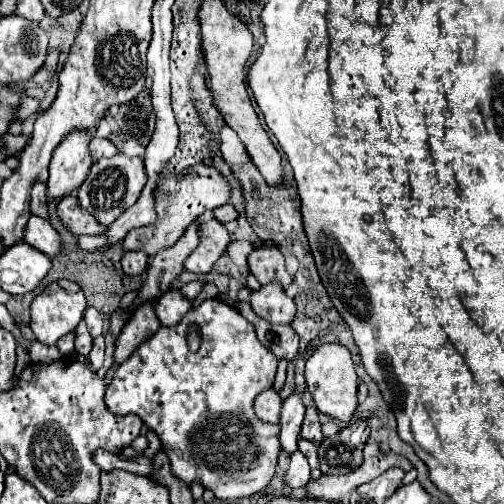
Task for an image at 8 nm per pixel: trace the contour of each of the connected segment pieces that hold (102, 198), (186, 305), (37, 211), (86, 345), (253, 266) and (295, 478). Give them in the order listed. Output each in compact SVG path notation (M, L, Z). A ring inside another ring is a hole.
M119 153L111 159L93 163L91 173L79 187L77 197L79 197L81 207L89 211L93 217L97 217L101 225L111 225L111 221L115 221L119 213L123 213L123 209L131 207L139 199L145 183L147 183L147 173L145 173L141 157L127 157Z
M169 289L167 293L163 293L157 299L155 315L159 317L159 323L163 327L173 327L183 319L183 315L189 309L191 309L191 303L181 295L181 291L179 289Z
M35 183L31 191L31 213L43 219L49 219L49 209L47 209L47 185Z
M81 321L81 325L75 329L75 333L77 333L77 337L75 337L75 351L79 353L79 355L89 355L89 351L91 351L91 345L93 345L93 339L91 339L91 335L87 333L87 327L85 327L85 323Z
M273 245L255 247L249 253L249 269L261 285L267 285L269 281L279 281L283 287L289 287L293 279L285 267L285 255Z
M297 451L291 455L291 463L289 463L289 469L285 473L285 483L291 489L299 489L307 481L309 481L309 465L307 465L307 459Z

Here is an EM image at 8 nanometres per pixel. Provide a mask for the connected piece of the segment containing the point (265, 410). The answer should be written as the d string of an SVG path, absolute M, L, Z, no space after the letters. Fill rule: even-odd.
M273 389L263 391L261 395L257 395L257 399L255 399L255 415L261 421L279 423L279 411L281 411L281 397Z

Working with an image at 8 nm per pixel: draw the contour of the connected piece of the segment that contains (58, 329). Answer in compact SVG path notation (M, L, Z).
M67 279L49 283L31 303L31 331L35 339L49 347L55 345L65 333L73 331L79 325L79 321L83 319L85 307L87 307L85 295L77 283L67 281Z

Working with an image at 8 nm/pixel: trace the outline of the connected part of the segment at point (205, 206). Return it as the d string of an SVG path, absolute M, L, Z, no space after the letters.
M199 163L199 165L191 167L187 173L183 173L181 177L175 177L175 175L167 173L161 179L161 183L157 185L157 189L155 189L155 199L157 199L155 201L157 221L153 225L145 225L145 227L129 231L127 237L121 241L123 253L135 251L135 249L143 249L149 257L153 257L159 251L175 245L175 241L185 233L185 229L197 217L201 217L209 209L217 209L217 207L229 203L231 185L215 167L207 167L207 165Z

